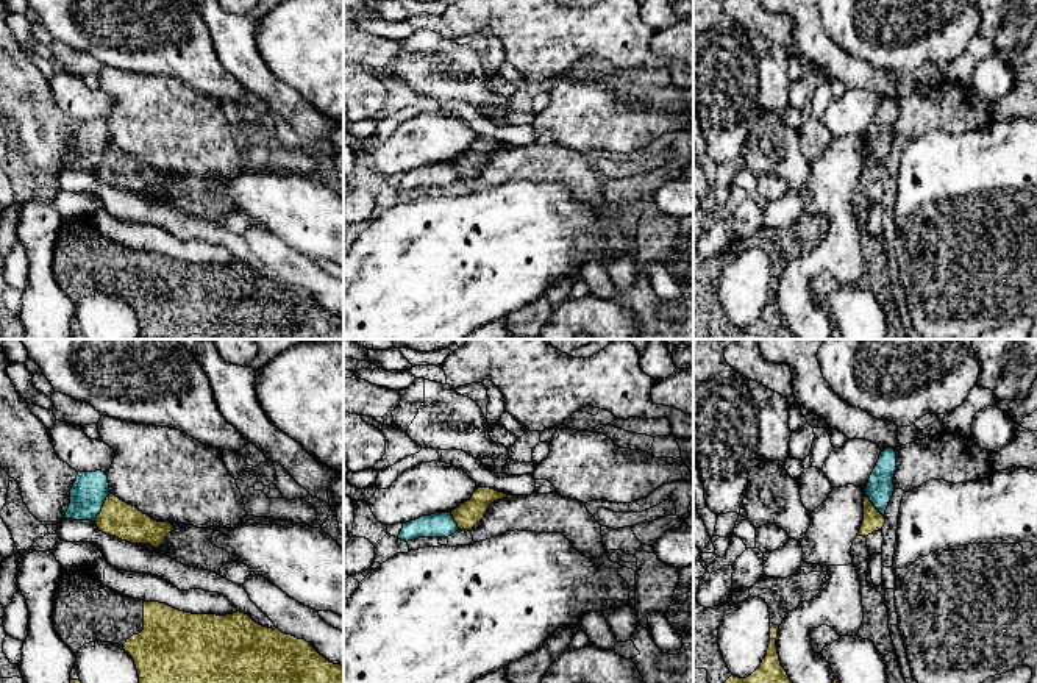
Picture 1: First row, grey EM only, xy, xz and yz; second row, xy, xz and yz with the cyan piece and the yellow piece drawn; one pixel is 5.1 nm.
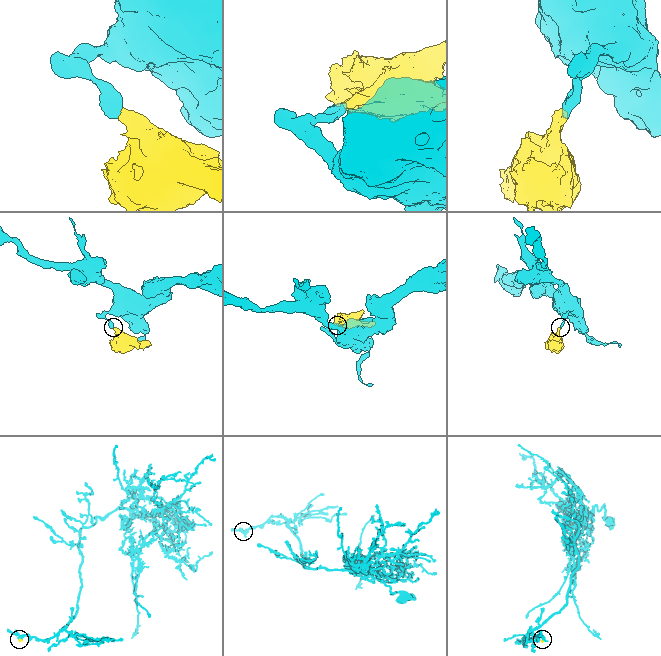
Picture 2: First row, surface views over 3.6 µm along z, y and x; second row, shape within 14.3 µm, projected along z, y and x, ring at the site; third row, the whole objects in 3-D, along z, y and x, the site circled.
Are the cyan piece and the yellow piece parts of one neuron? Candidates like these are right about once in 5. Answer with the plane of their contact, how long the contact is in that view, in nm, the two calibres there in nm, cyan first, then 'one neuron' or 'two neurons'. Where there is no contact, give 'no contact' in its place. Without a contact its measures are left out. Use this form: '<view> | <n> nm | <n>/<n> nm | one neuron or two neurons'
xy | 170 nm | 190/190 nm | two neurons

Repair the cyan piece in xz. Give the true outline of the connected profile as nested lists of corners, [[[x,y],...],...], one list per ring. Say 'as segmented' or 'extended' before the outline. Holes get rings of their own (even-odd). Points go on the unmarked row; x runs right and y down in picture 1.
as segmented | [[[434,163],[403,173],[398,189],[408,192],[419,188],[448,188],[456,181],[459,177],[451,163]]]

